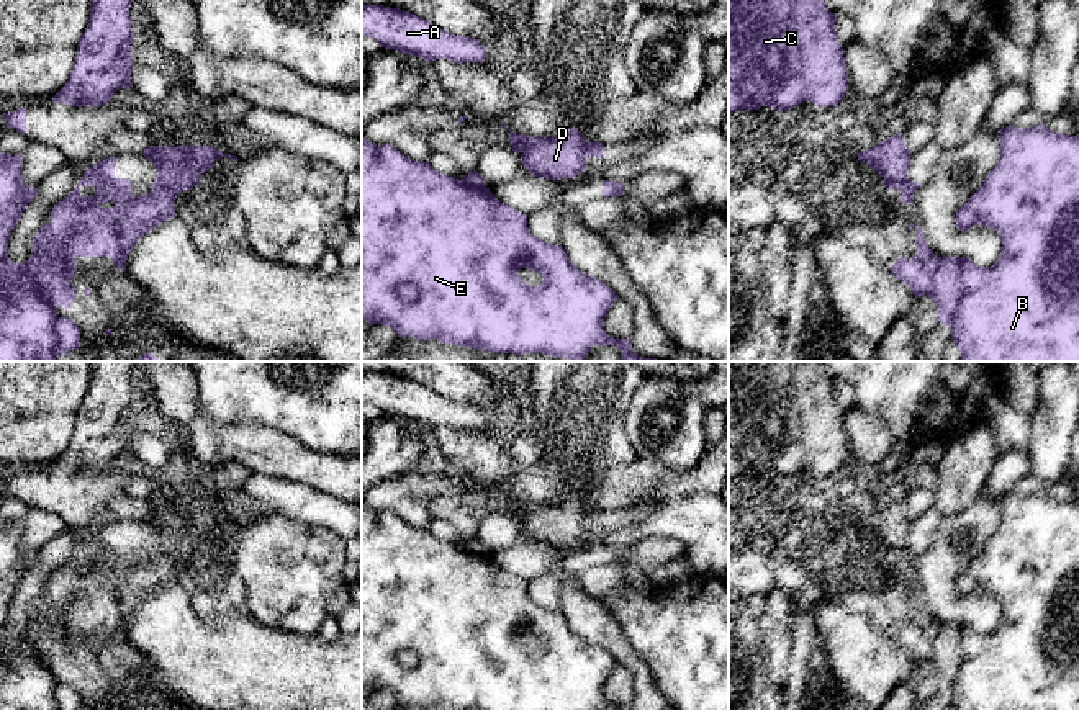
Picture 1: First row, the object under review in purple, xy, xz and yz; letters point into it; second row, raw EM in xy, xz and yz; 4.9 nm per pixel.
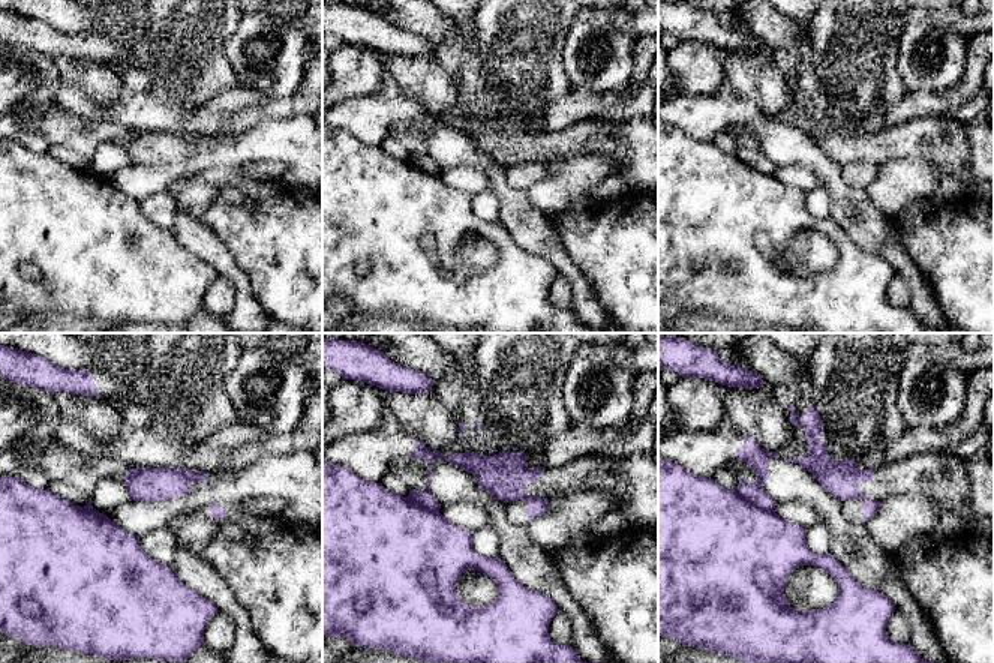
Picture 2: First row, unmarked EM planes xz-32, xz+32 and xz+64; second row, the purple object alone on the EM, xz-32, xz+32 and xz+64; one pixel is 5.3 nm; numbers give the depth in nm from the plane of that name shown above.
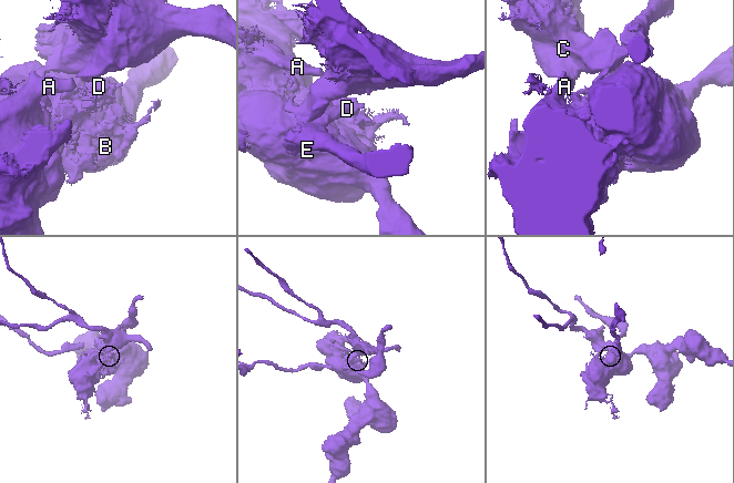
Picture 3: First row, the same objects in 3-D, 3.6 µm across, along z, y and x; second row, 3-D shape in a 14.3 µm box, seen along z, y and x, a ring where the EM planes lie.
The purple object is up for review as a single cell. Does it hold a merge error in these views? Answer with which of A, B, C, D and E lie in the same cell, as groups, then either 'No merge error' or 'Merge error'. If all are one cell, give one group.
Groups: A B C E / D. Merge error

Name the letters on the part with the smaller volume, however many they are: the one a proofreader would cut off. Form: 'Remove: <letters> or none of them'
Remove: D

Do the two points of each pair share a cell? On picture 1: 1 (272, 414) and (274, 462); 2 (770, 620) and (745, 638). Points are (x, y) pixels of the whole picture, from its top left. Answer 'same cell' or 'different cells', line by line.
1: different cells
2: different cells

